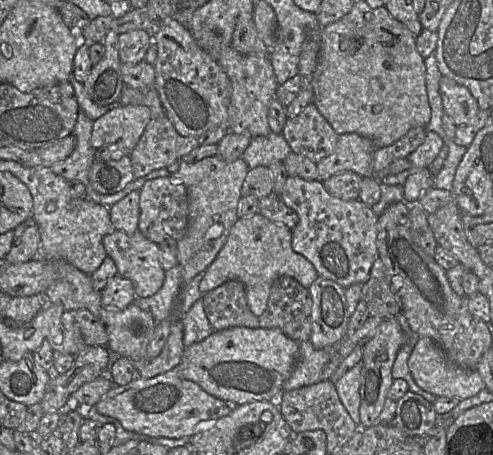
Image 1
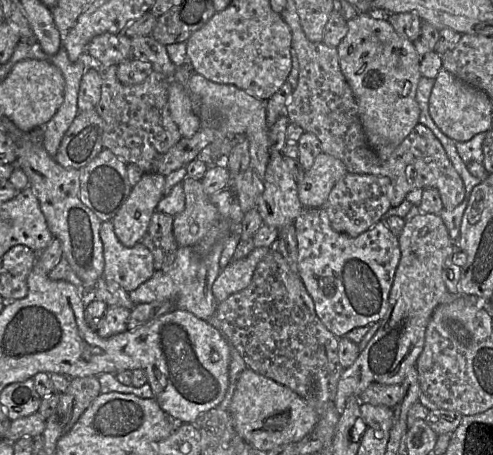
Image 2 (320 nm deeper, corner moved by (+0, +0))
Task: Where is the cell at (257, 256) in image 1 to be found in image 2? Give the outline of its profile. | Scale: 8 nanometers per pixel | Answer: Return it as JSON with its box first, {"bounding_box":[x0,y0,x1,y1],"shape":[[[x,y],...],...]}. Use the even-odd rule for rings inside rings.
{"bounding_box":[212,247,270,303],"shape":[[[255,247],[247,257],[232,260],[220,272],[212,285],[213,295],[218,303],[248,287],[258,263],[270,248]]]}

